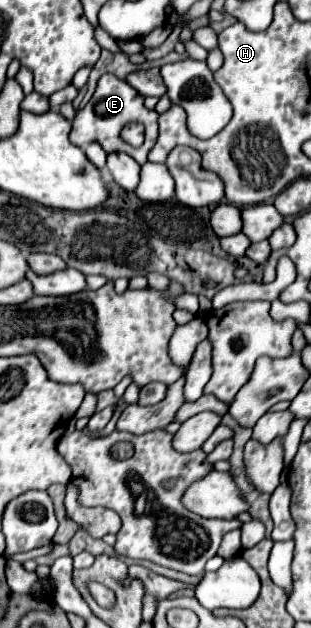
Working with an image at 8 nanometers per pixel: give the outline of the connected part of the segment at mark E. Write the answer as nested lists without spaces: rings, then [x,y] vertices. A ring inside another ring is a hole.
[[[105,74],[97,82],[97,88],[95,88],[95,94],[91,96],[91,100],[77,112],[69,136],[71,136],[71,142],[75,146],[79,146],[79,148],[83,148],[85,144],[97,142],[97,144],[101,144],[101,148],[107,154],[111,154],[111,152],[127,152],[139,164],[145,164],[149,150],[157,142],[157,112],[145,108],[143,96],[135,88],[131,88],[125,80],[121,80],[121,78],[113,76],[113,74]],[[127,122],[145,124],[145,144],[141,148],[133,148],[133,146],[129,146],[127,142],[123,142],[119,138],[119,132]]]

